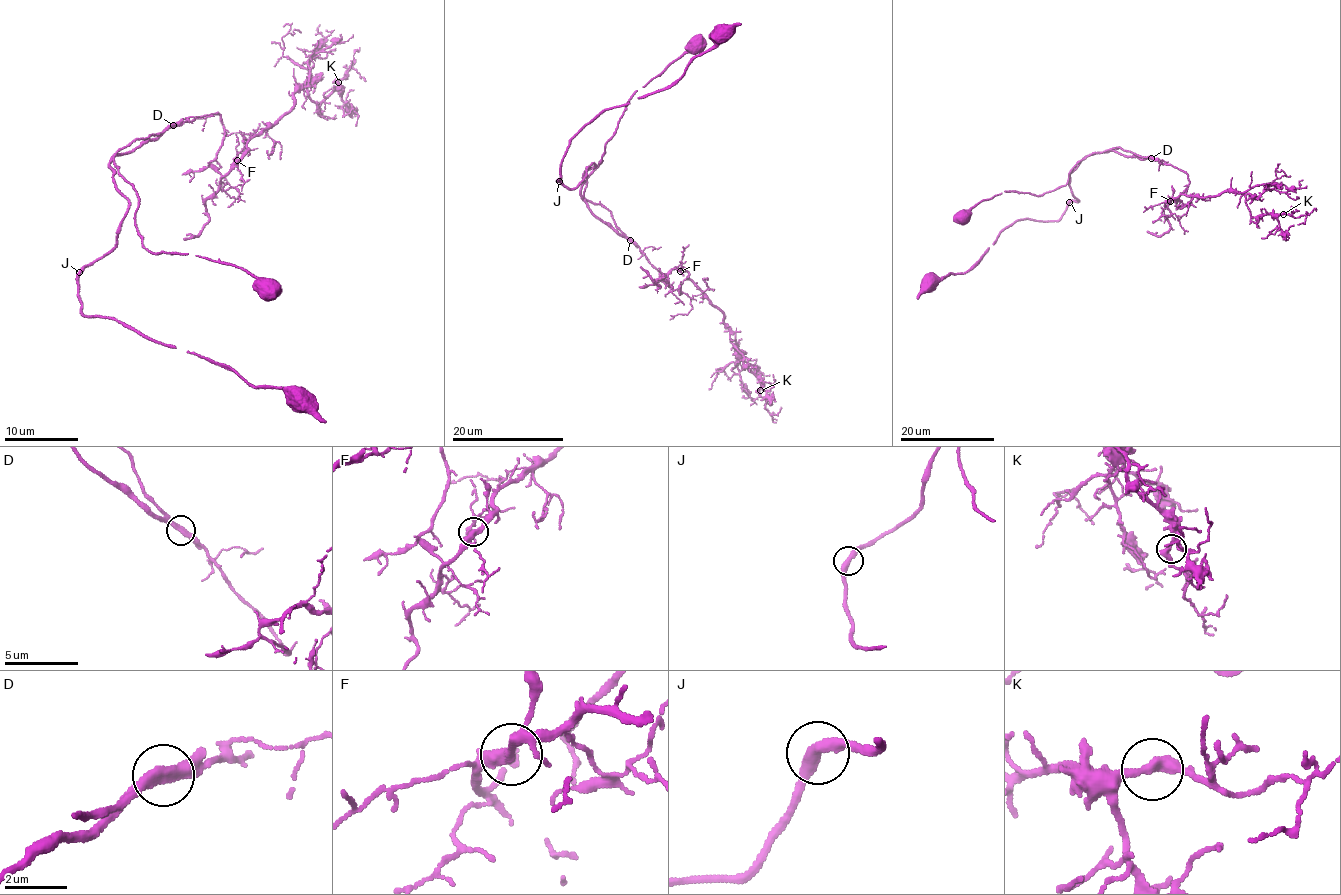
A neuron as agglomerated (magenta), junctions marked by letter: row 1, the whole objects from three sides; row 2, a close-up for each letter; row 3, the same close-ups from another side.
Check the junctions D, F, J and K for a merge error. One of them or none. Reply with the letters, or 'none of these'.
D

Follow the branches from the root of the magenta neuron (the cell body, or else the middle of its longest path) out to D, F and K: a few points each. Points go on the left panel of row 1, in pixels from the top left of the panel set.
D: (300, 400), (117, 319), (82, 315), (78, 277), (116, 245), (127, 209), (114, 183), (116, 153), (173, 126)
F: (300, 400), (82, 315), (78, 277), (127, 209), (116, 153), (214, 113), (209, 163), (237, 160)
K: (300, 400), (84, 317), (78, 277), (116, 245), (116, 153), (214, 113), (224, 176), (338, 82)

